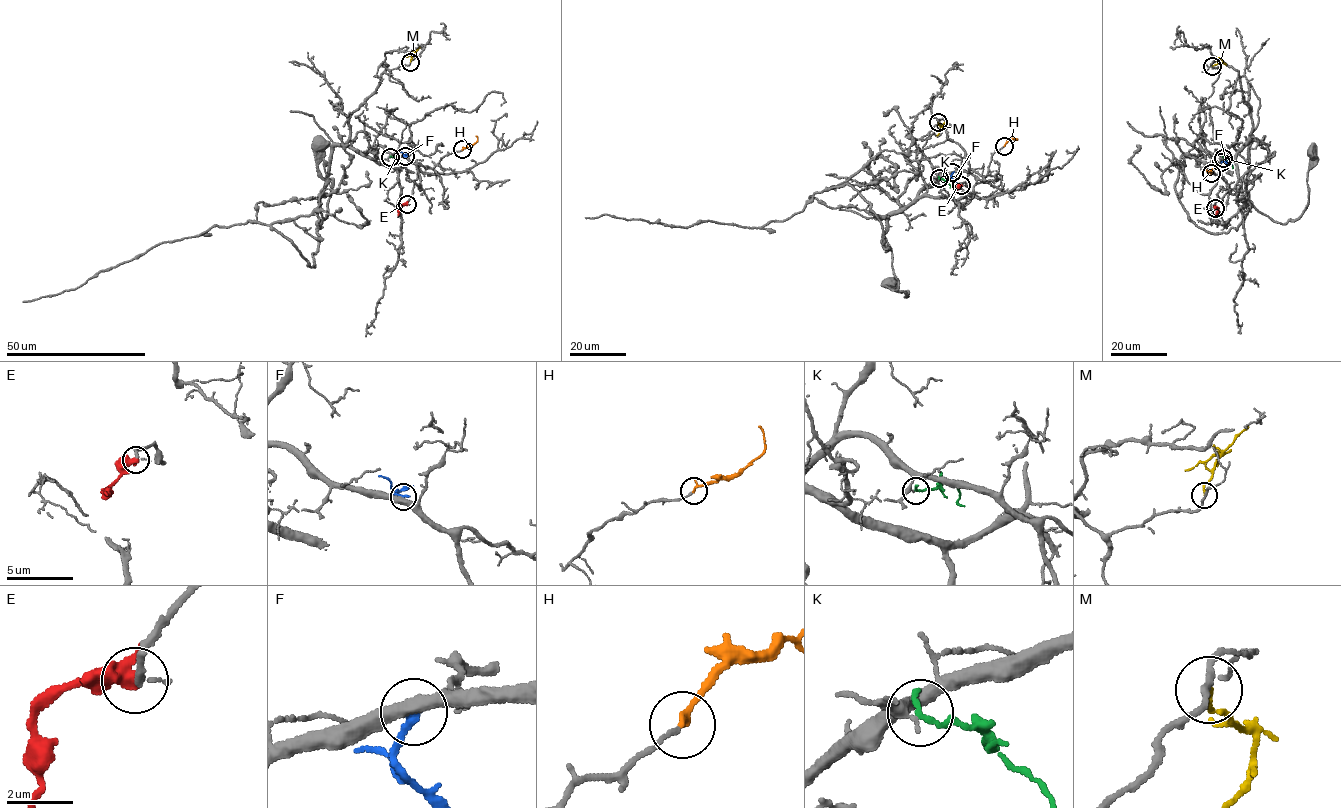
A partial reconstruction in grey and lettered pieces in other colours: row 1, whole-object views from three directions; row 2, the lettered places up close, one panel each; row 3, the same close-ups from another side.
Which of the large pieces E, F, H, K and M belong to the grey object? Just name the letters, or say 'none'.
H

